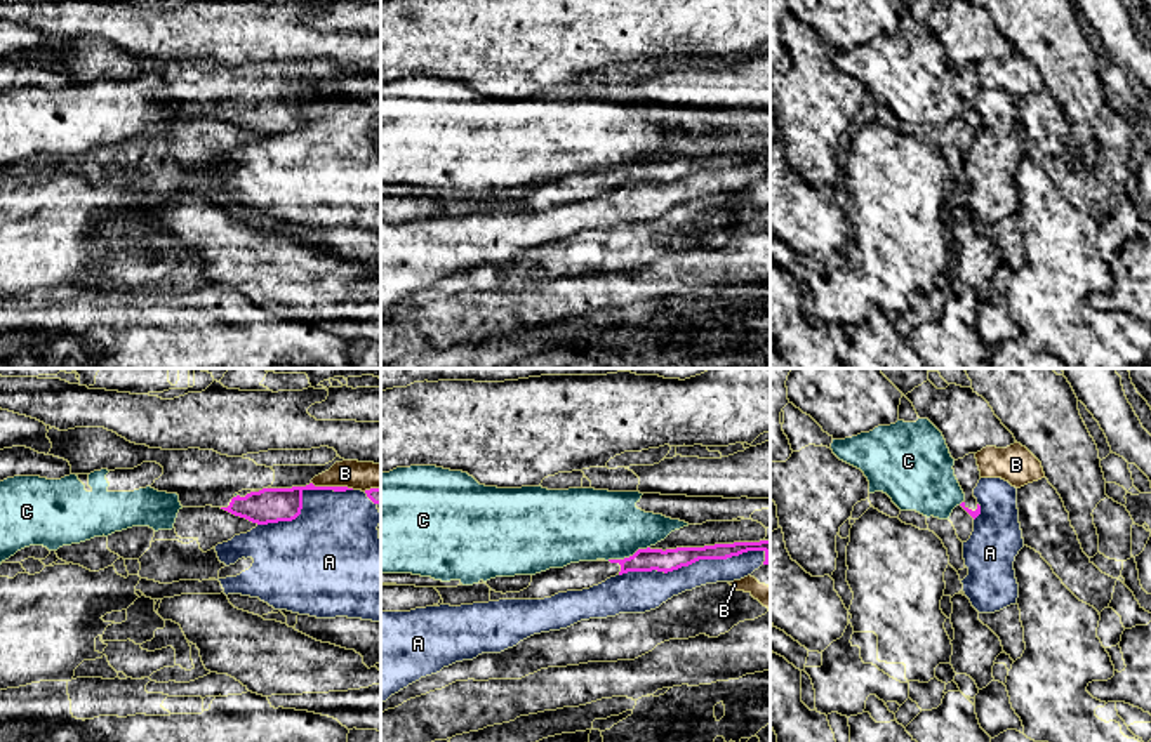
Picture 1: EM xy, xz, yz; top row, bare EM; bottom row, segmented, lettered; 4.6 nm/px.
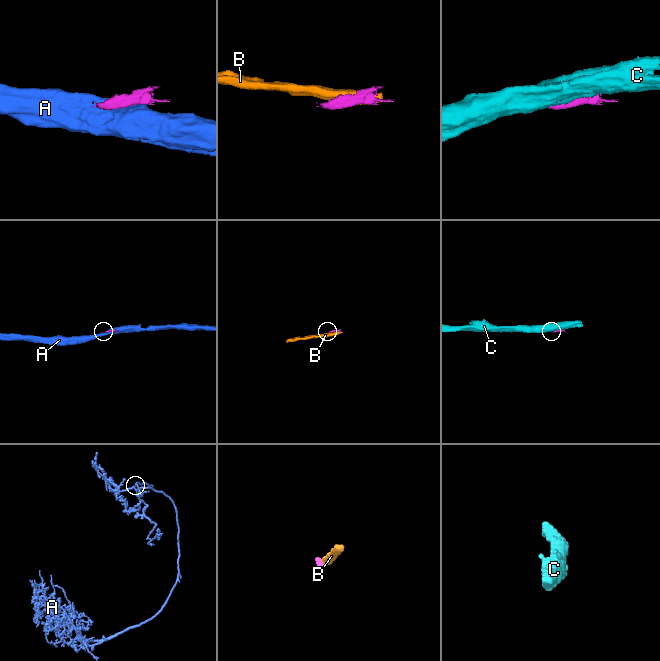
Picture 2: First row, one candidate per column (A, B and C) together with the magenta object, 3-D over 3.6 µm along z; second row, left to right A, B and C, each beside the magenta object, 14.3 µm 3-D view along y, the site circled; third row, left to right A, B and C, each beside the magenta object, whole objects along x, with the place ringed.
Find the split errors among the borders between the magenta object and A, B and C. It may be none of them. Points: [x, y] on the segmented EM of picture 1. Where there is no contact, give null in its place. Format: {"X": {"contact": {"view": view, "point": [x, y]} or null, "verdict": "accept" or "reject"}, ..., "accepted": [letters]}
{"A": {"contact": {"view": "xz", "point": [692, 562]}, "verdict": "reject"}, "B": {"contact": {"view": "xy", "point": [332, 487]}, "verdict": "reject"}, "C": {"contact": {"view": "xz", "point": [630, 556]}, "verdict": "reject"}, "accepted": []}

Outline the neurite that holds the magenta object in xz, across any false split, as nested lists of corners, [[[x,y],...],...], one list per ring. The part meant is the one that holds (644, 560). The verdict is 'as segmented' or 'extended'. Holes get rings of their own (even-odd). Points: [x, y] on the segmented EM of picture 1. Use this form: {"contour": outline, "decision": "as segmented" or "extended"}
{"contour": [[[770,540],[715,544],[704,547],[676,549],[638,549],[633,556],[609,561],[579,561],[563,568],[549,568],[532,575],[532,582],[520,593],[496,593],[490,589],[490,601],[499,600],[544,600],[558,593],[582,591],[605,582],[610,577],[628,572],[673,572],[699,560],[727,560],[748,551],[763,551],[763,565],[770,565]]], "decision": "extended"}

